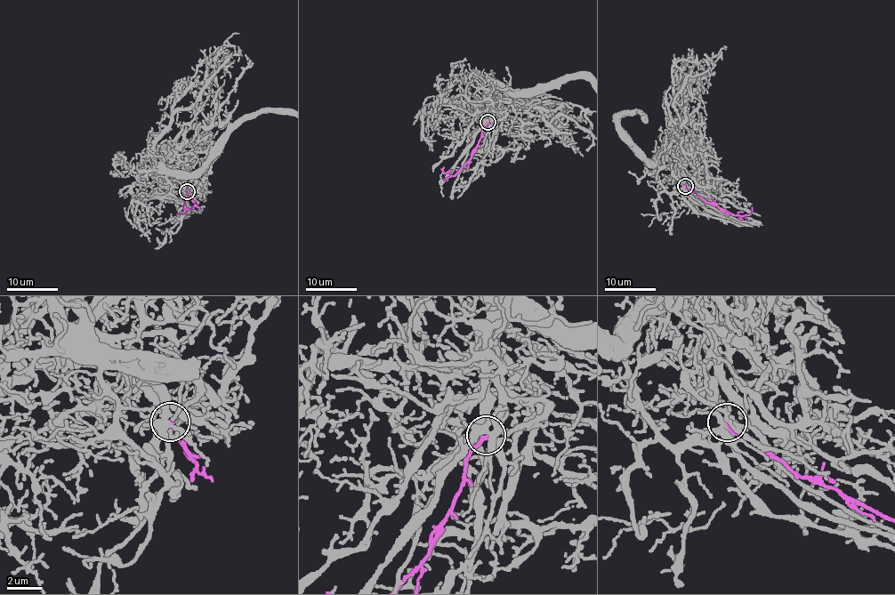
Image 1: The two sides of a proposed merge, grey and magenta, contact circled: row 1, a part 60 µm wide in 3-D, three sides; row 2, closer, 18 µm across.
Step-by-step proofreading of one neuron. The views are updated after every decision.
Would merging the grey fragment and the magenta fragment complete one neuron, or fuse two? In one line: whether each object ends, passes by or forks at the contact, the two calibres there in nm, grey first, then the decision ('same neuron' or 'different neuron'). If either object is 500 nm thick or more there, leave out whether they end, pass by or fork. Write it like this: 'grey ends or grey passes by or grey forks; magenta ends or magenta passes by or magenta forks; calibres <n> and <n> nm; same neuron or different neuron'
grey forks; magenta ends; calibres 400 and 240 nm; same neuron

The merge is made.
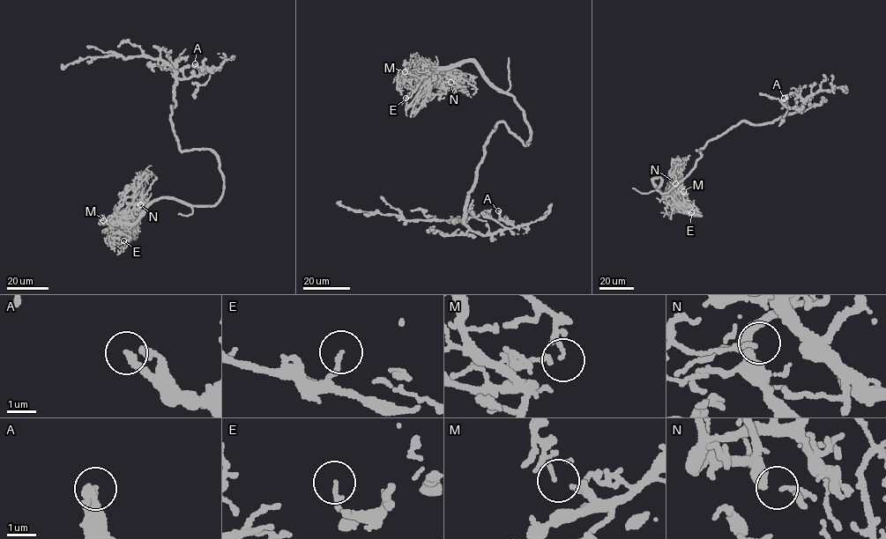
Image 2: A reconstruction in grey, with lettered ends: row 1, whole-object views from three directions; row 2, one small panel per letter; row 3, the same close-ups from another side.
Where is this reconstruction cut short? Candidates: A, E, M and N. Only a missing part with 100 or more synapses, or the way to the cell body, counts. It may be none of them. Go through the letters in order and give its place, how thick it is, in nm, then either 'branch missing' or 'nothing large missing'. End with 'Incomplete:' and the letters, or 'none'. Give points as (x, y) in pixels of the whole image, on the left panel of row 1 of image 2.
A: at (195, 63); 280 nm thick; nothing large missing
E: at (123, 240); 150 nm thick; nothing large missing
M: at (103, 220); 70 nm thick; nothing large missing
N: at (140, 204); 140 nm thick; nothing large missing
Incomplete: none

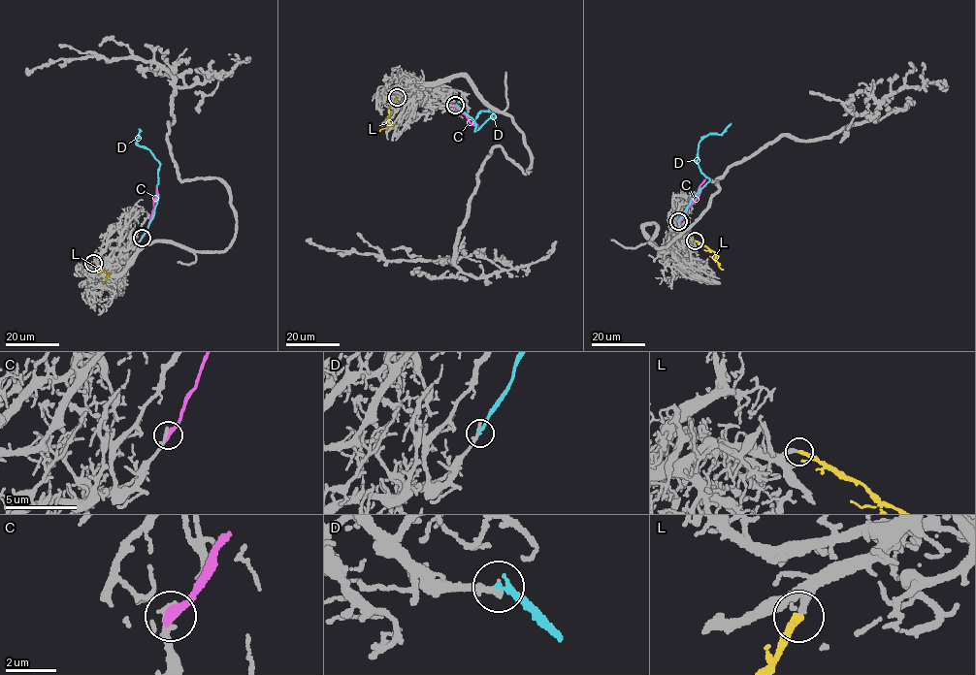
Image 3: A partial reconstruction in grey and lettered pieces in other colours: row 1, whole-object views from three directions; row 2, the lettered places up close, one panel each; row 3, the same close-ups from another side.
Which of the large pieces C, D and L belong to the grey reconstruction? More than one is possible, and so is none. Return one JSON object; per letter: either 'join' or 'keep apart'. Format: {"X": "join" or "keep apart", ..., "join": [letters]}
{"C": "keep apart", "D": "keep apart", "L": "join", "join": ["L"]}

